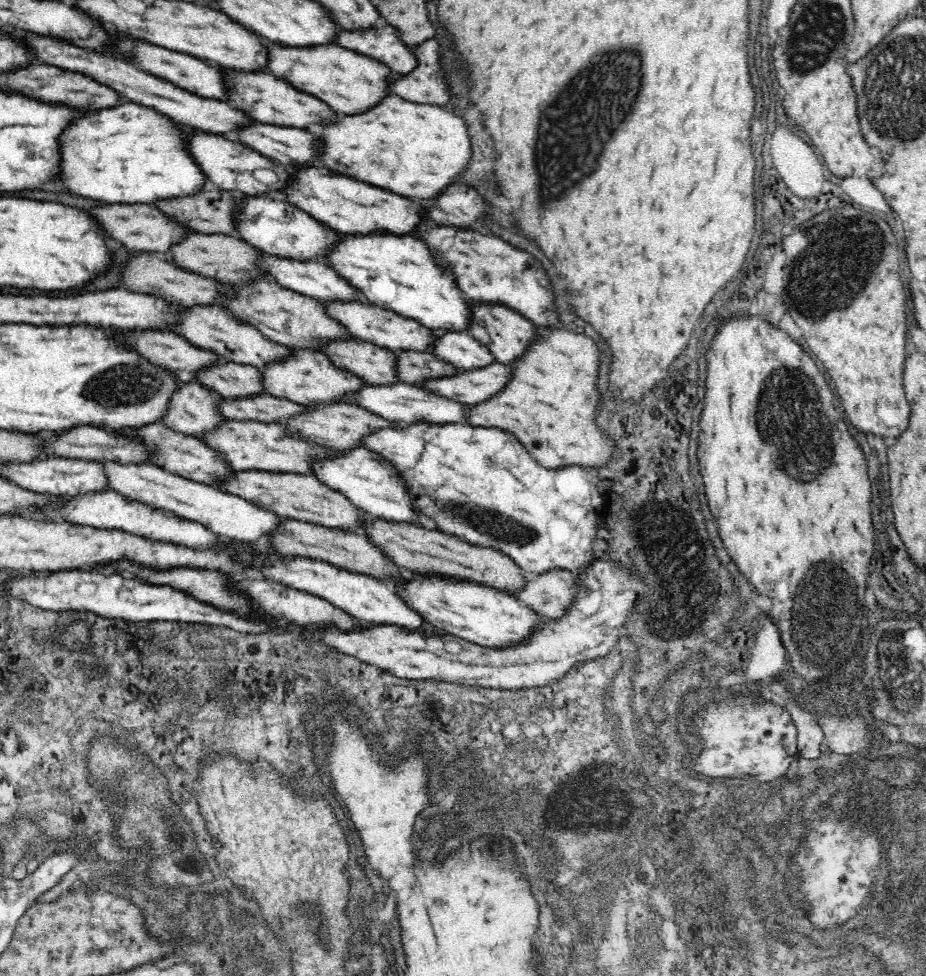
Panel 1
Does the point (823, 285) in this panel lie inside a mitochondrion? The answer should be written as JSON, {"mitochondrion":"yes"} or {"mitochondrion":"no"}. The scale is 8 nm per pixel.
{"mitochondrion":"yes"}

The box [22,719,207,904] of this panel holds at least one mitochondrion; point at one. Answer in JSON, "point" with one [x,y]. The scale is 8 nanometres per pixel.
{"point":[142,773]}

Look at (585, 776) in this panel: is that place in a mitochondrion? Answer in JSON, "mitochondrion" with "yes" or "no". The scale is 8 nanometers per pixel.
{"mitochondrion":"no"}

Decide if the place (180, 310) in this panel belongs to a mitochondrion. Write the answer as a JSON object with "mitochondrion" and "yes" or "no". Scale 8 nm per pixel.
{"mitochondrion":"no"}

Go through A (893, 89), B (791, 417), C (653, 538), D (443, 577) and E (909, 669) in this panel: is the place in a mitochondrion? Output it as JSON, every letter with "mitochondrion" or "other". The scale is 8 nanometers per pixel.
{"A":"mitochondrion","B":"mitochondrion","C":"mitochondrion","D":"other","E":"mitochondrion"}

